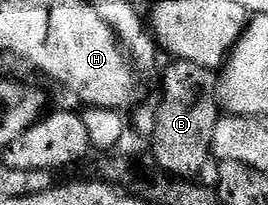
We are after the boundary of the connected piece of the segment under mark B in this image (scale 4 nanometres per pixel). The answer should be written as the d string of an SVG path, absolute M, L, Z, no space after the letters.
M180 60L168 64L170 66L161 78L162 98L157 106L155 132L151 135L152 161L166 174L174 174L176 178L193 178L211 162L211 136L215 136L215 124L219 117L219 78L214 71L199 64Z

